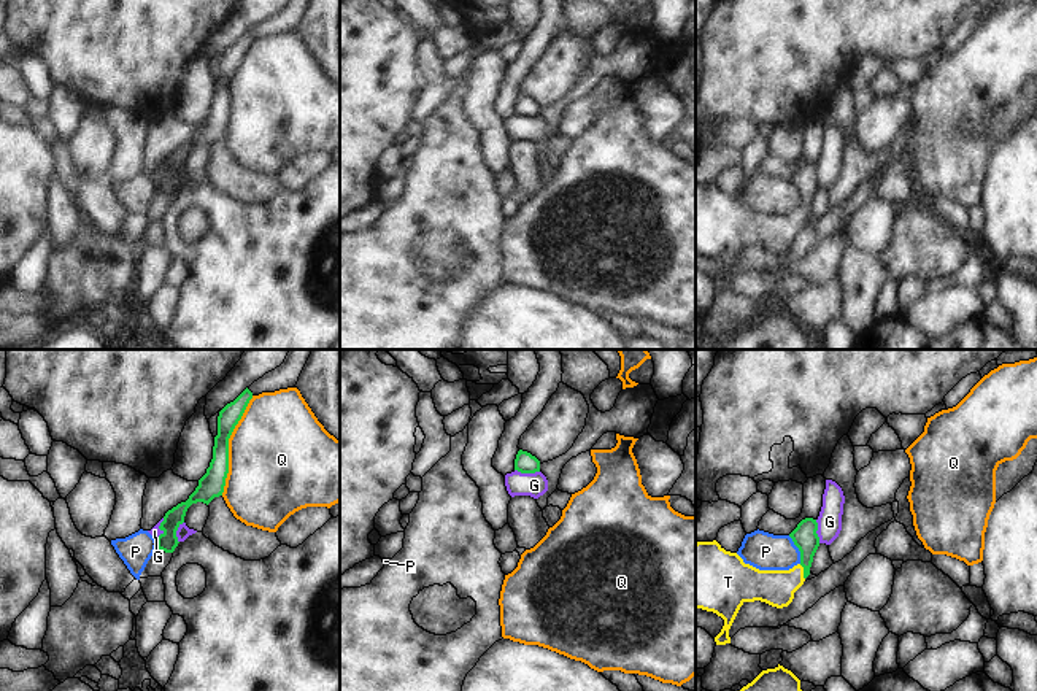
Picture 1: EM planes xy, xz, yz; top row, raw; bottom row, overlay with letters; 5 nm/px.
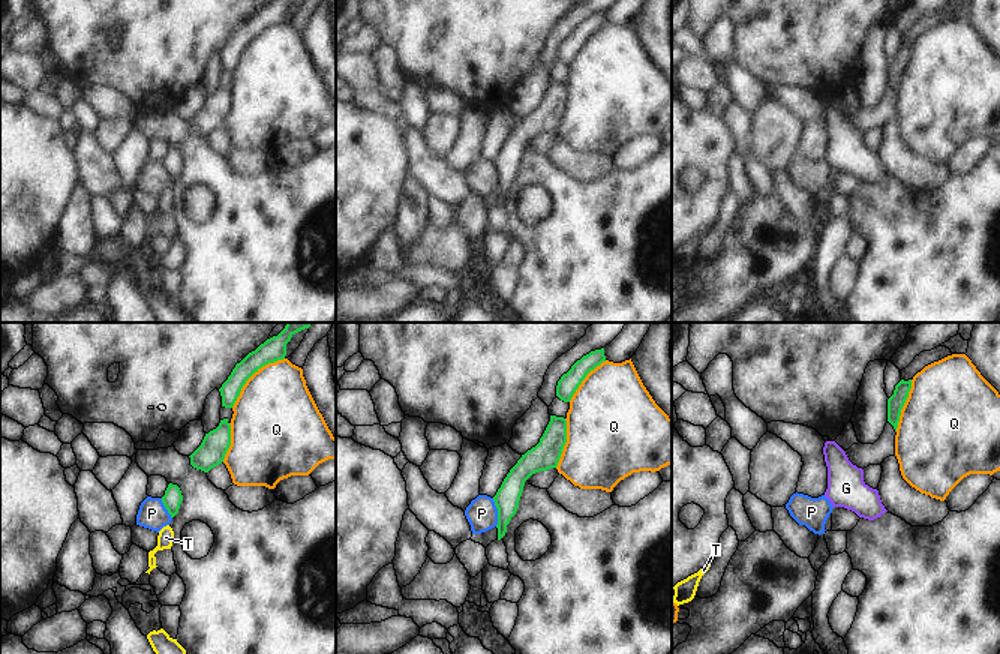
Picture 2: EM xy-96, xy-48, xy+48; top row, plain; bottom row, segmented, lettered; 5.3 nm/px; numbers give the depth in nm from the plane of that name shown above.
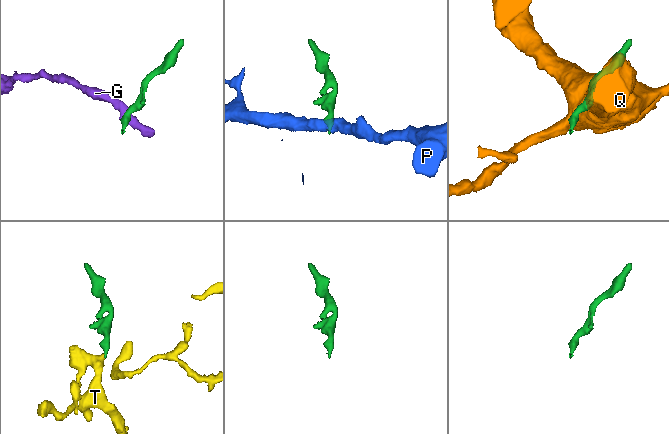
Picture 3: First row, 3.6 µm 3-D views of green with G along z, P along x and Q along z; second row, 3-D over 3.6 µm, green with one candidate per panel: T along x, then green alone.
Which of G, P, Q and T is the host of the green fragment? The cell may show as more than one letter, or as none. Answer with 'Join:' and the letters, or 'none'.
Join: T

